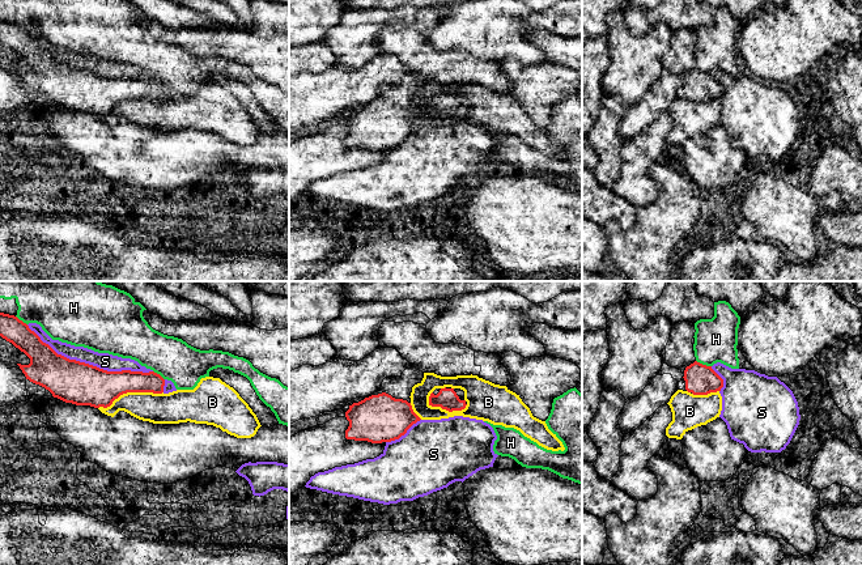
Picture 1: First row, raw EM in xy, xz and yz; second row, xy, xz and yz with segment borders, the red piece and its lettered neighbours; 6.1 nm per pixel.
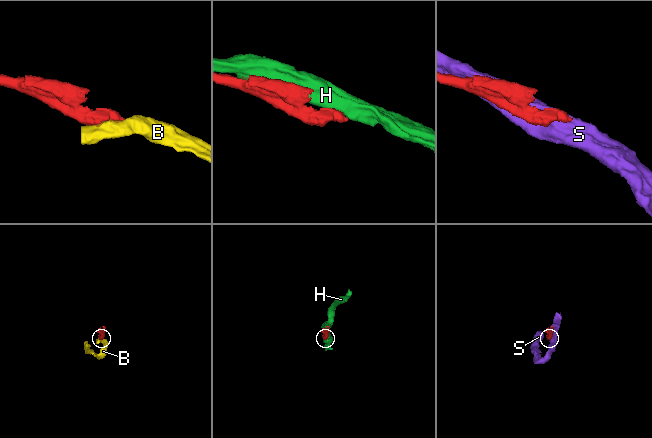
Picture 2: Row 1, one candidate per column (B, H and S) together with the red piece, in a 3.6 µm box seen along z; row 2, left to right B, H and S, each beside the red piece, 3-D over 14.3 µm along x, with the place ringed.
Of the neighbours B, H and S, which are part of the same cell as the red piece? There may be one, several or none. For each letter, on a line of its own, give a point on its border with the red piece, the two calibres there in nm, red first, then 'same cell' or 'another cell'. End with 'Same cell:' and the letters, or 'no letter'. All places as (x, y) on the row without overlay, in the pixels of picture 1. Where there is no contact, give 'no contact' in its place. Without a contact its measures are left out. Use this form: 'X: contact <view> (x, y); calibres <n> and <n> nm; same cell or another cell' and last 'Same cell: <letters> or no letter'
B: contact xy (130, 98); calibres 240 and 190 nm; another cell
H: contact yz (704, 72); calibres 190 and 260 nm; another cell
S: contact xy (88, 71); calibres 260 and 100 nm; another cell
Same cell: no letter

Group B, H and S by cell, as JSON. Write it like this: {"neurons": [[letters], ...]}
{"neurons": [["B"], ["H"], ["S"]]}

